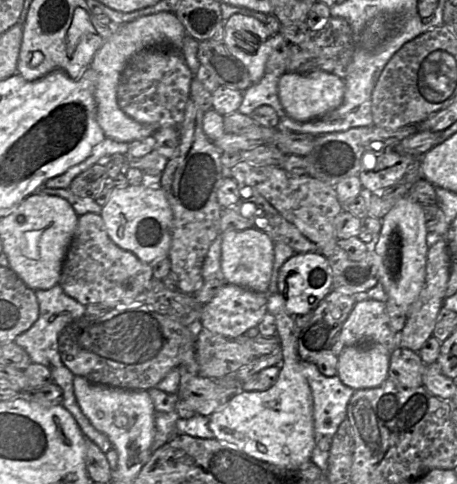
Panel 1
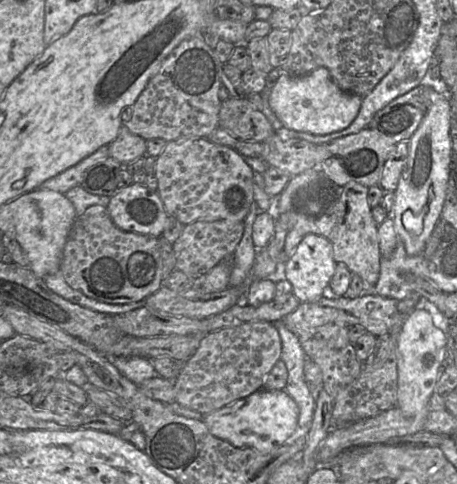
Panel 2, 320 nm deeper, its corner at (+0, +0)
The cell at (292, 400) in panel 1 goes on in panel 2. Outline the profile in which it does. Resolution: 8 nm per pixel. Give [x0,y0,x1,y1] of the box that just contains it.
[203,389,299,454]

